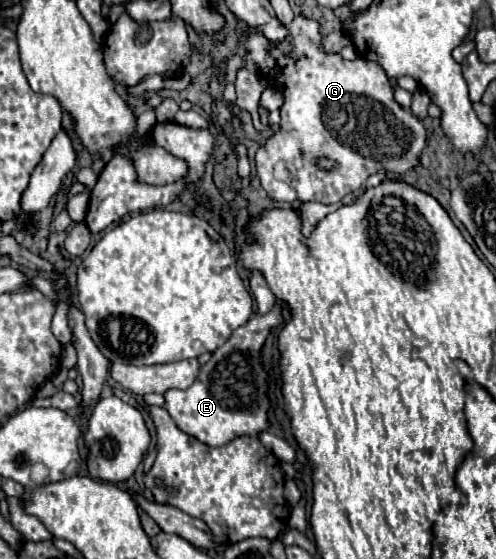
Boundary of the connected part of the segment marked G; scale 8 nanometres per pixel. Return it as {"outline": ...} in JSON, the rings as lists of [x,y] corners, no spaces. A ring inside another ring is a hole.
{"outline":[[[302,16],[294,18],[288,26],[290,38],[284,44],[272,44],[260,36],[260,32],[250,34],[244,44],[248,54],[244,58],[244,66],[254,70],[260,64],[274,64],[270,70],[270,78],[276,82],[278,90],[282,84],[284,106],[280,110],[280,130],[262,146],[256,154],[256,172],[260,182],[264,180],[264,190],[270,198],[280,202],[320,202],[320,204],[340,204],[340,200],[356,192],[368,176],[384,170],[386,176],[404,176],[410,170],[420,166],[422,150],[426,148],[426,128],[412,112],[406,112],[392,96],[392,84],[384,72],[384,68],[376,62],[356,58],[344,60],[340,54],[324,54],[320,48],[320,32],[314,20],[306,20]],[[316,156],[330,156],[338,162],[336,172],[324,172],[314,166]]]}

